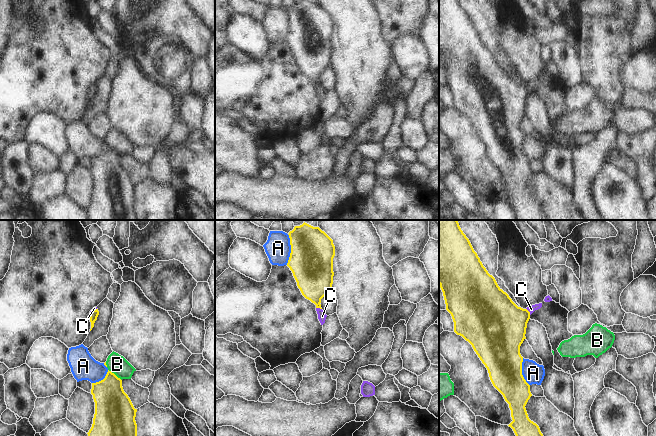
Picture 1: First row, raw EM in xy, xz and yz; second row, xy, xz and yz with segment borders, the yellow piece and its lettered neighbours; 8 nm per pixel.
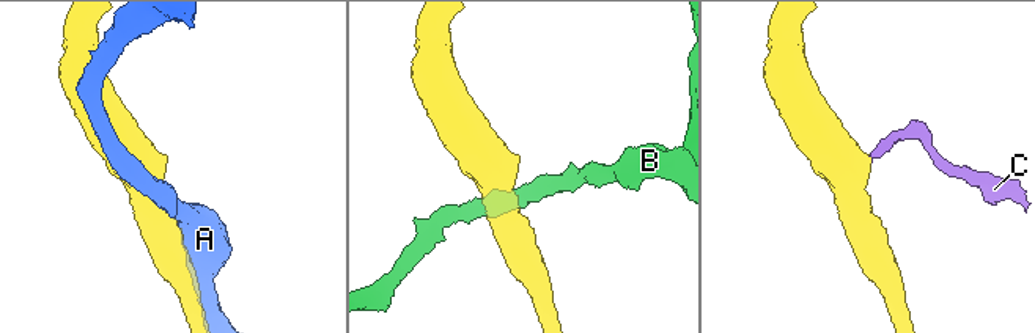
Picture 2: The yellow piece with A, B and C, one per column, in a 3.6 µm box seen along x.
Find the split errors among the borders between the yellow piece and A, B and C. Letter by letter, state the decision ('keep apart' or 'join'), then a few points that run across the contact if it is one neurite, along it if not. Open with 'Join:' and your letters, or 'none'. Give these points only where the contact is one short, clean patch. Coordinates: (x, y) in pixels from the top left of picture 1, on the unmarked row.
Join: C
A: keep apart
B: keep apart; line xy (108, 145), (121, 156)
C: join; line yz (500, 100), (520, 93), (528, 87), (531, 85)

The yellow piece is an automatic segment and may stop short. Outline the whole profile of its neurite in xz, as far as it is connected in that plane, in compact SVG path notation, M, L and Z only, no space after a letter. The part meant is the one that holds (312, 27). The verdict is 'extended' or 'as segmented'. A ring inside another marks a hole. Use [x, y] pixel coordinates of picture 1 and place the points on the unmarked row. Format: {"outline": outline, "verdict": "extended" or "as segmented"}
{"outline": "M309 0L295 2L288 11L291 29L287 42L302 71L316 81L318 95L323 101L327 91L320 79L332 66L335 32L333 16L319 3Z", "verdict": "extended"}

